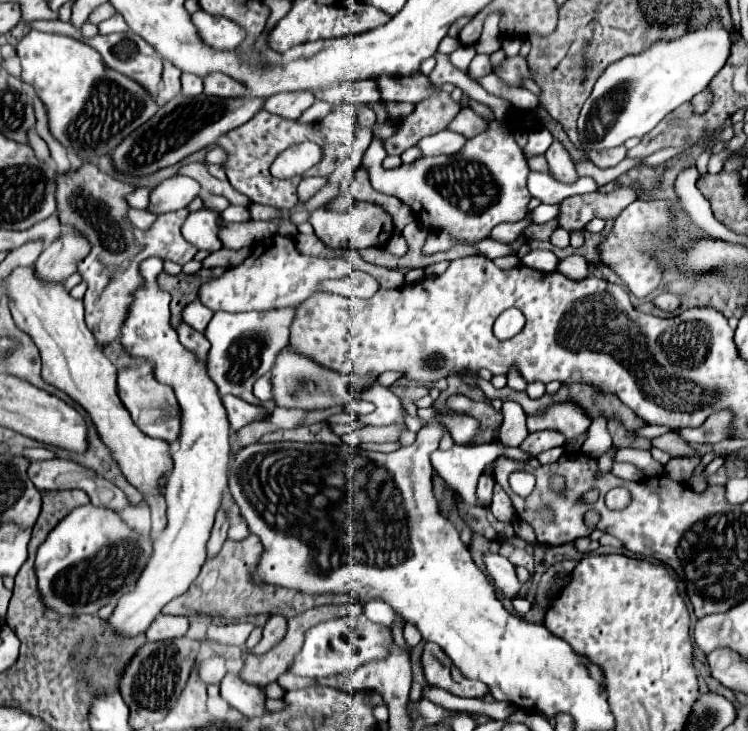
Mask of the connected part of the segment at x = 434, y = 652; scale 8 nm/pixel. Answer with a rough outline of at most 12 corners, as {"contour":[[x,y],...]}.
{"contour":[[425,643],[423,673],[429,685],[459,697],[485,697],[437,643]]}

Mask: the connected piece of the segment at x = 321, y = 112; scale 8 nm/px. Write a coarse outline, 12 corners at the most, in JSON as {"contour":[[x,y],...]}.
{"contour":[[317,101],[299,117],[303,123],[321,121],[333,109],[327,101]]}

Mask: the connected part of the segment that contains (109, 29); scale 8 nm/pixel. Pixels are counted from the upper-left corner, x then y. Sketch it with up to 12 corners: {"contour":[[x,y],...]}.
{"contour":[[123,15],[99,23],[99,33],[123,33],[127,27]]}

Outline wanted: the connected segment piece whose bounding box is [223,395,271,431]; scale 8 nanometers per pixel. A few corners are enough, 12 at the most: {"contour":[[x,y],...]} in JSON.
{"contour":[[225,395],[233,431],[253,423],[257,415],[269,415],[261,405],[245,403],[235,395]]}

